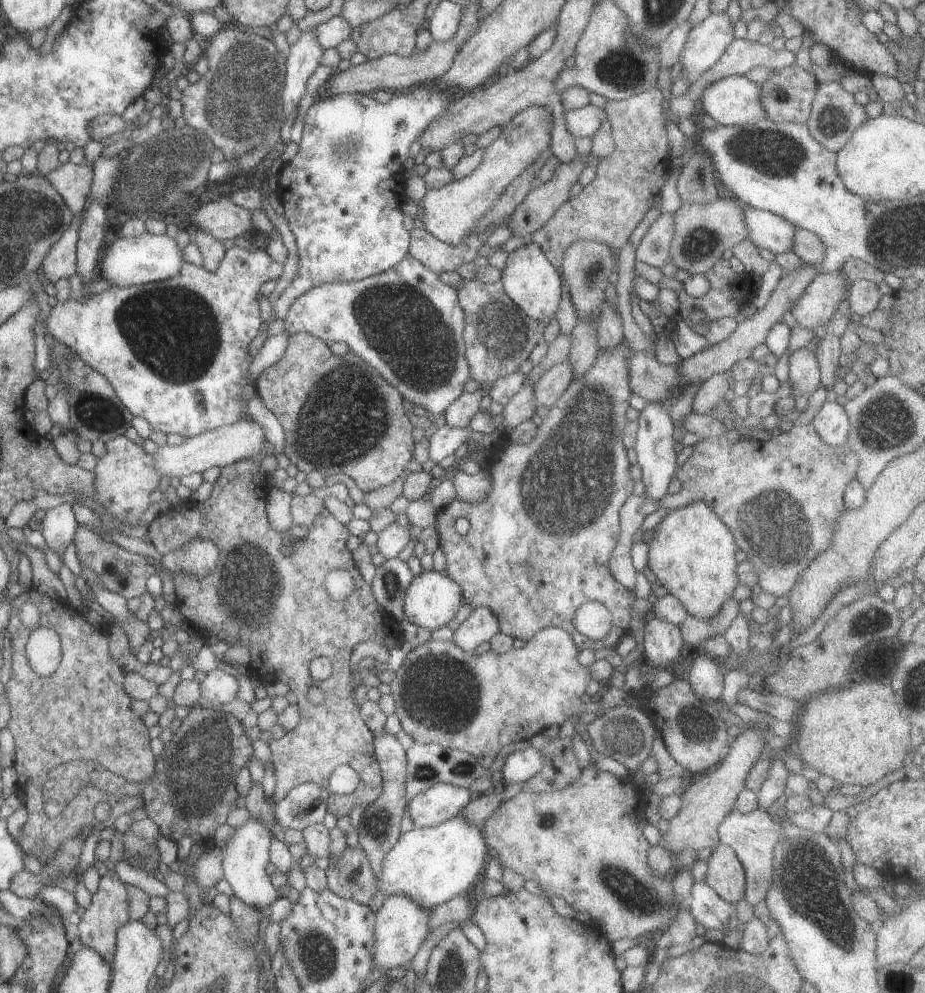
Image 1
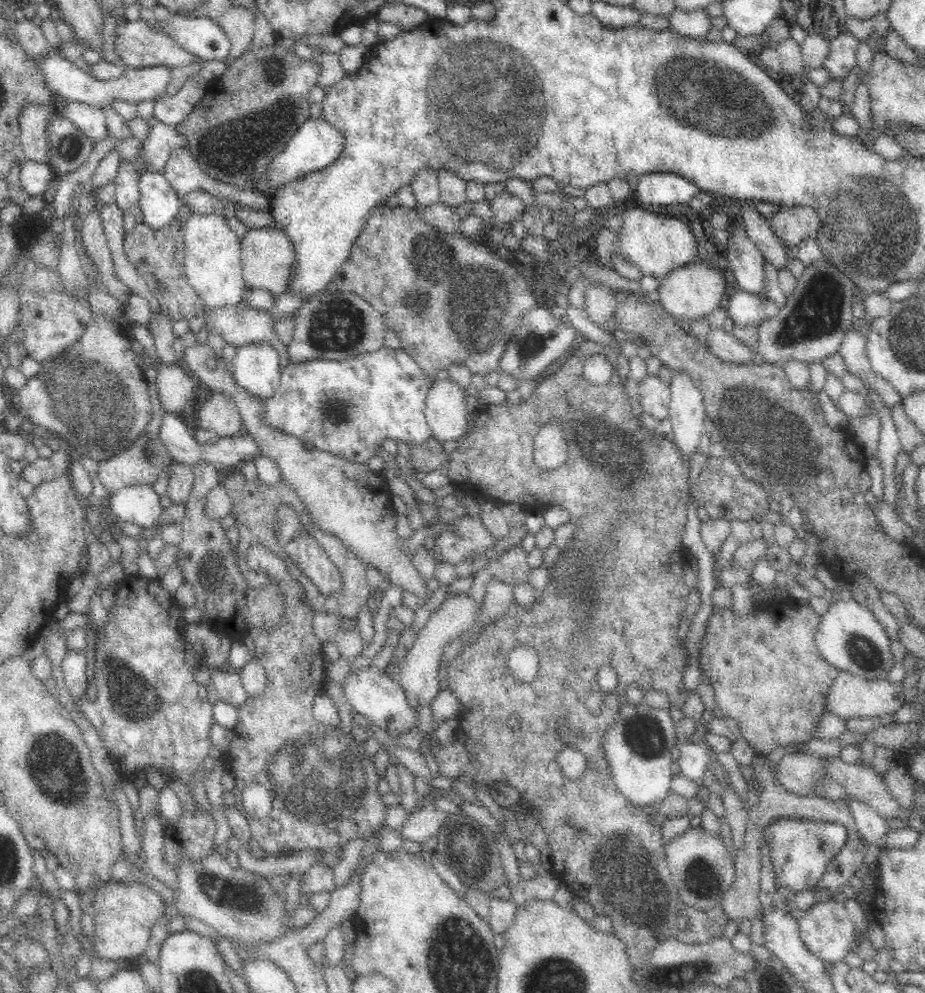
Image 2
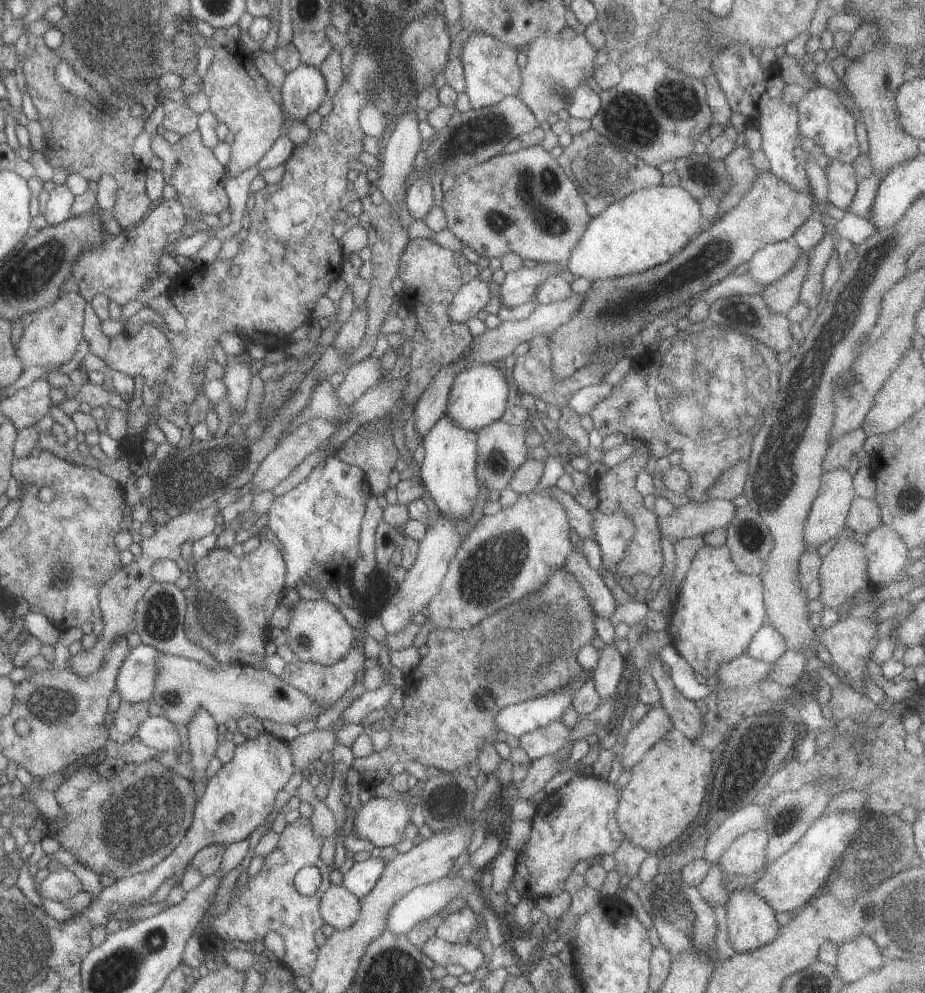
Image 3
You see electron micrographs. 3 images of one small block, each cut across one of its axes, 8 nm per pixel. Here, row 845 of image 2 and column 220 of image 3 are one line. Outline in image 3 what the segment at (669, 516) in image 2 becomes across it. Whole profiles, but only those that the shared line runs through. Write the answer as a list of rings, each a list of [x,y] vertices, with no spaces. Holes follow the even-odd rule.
[[[262,535],[257,537],[260,539],[259,546],[243,556],[233,556],[228,549],[213,547],[204,557],[204,563],[195,566],[195,579],[191,579],[193,582],[183,591],[186,600],[184,624],[187,638],[193,644],[201,646],[220,664],[240,663],[252,667],[257,666],[258,662],[264,663],[262,647],[269,639],[269,618],[282,600],[284,562],[280,550],[271,541]]]

